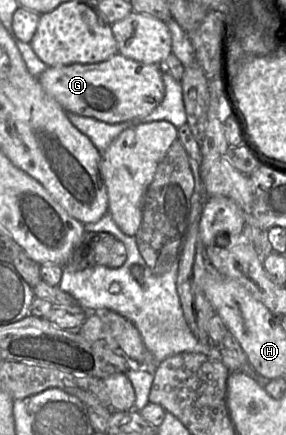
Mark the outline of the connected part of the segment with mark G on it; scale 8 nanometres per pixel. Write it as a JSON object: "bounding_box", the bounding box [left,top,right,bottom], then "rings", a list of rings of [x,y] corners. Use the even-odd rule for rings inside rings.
{"bounding_box":[38,52,165,123],"rings":[[[117,52],[108,60],[91,64],[70,64],[47,67],[38,81],[45,92],[57,101],[66,112],[93,117],[106,123],[120,123],[149,115],[163,100],[165,87],[162,69],[157,64],[144,64]]]}

